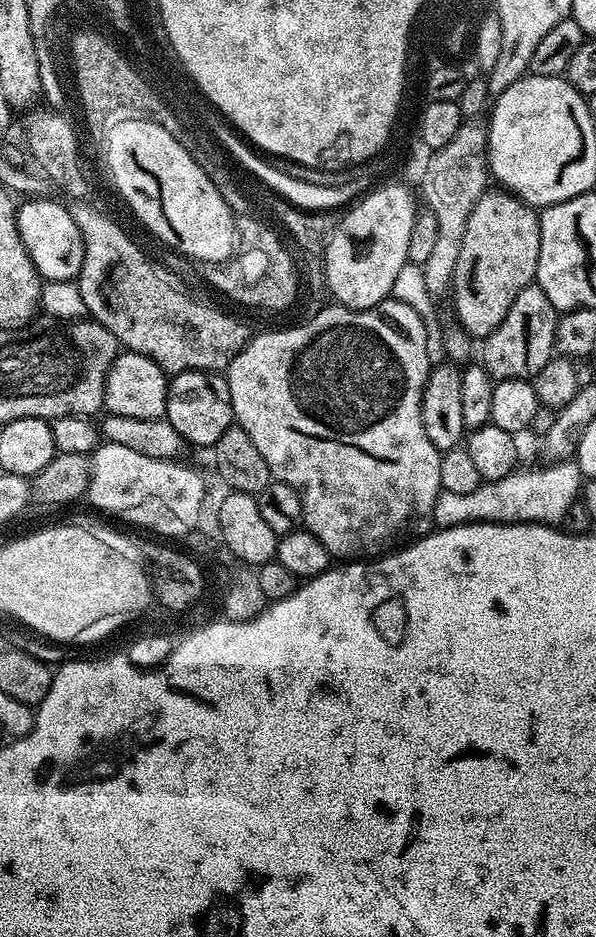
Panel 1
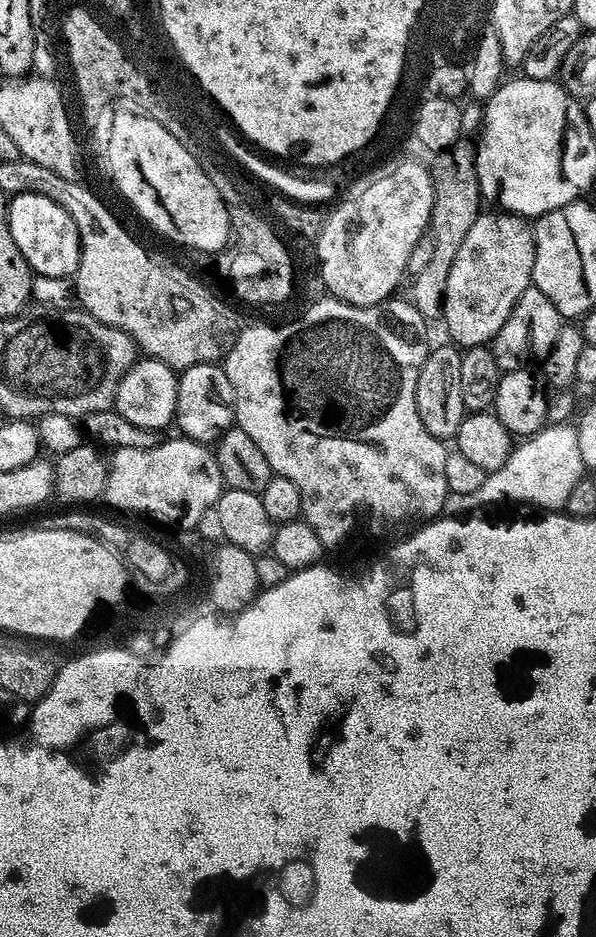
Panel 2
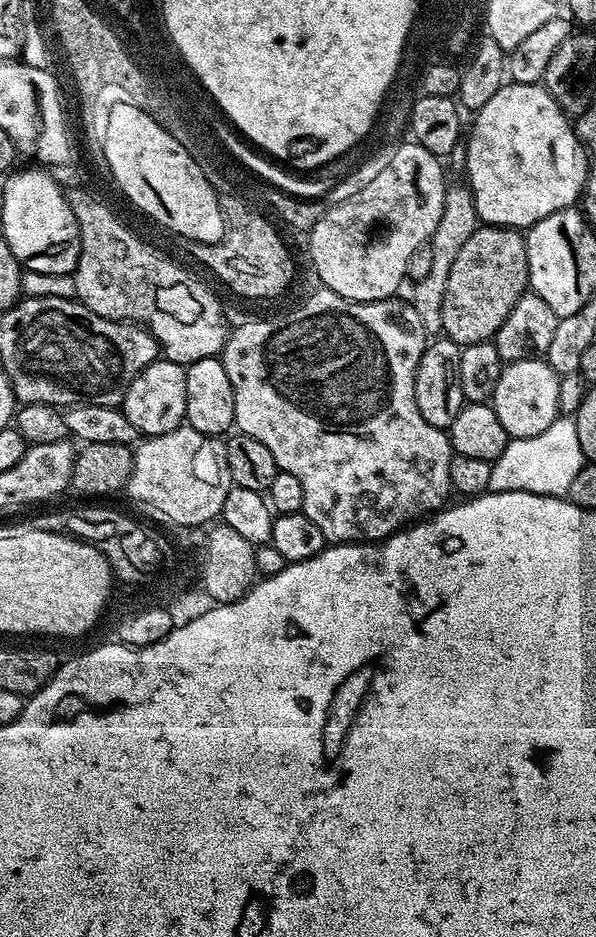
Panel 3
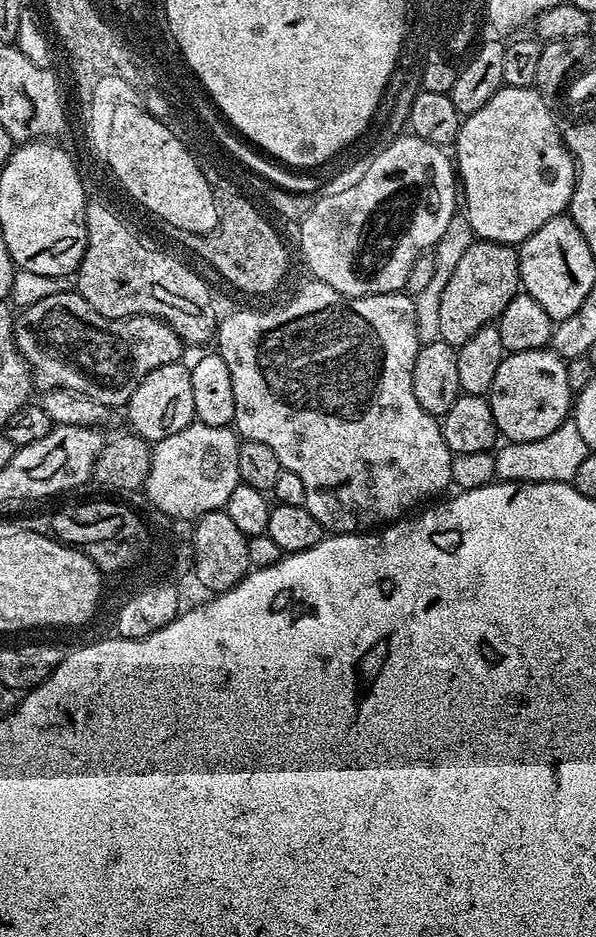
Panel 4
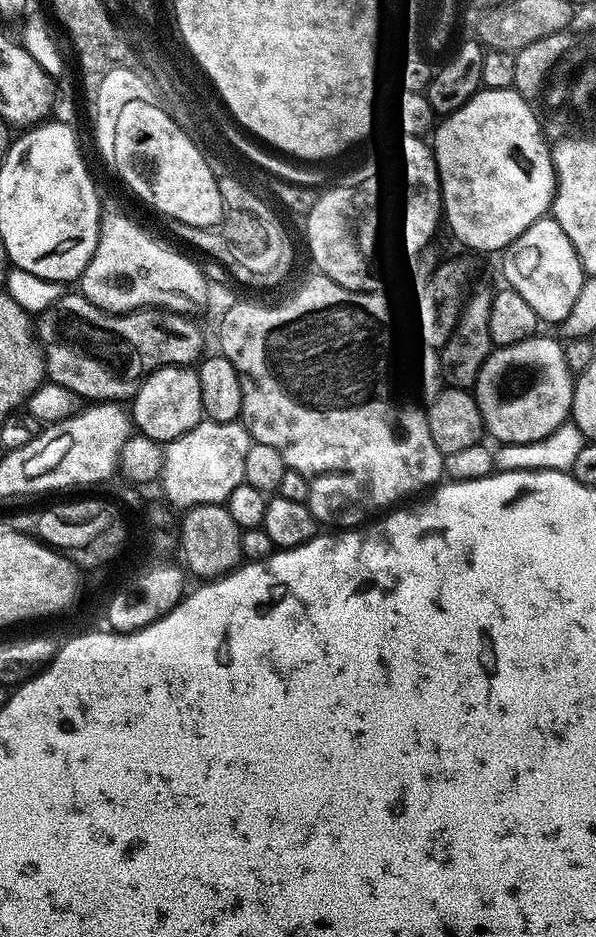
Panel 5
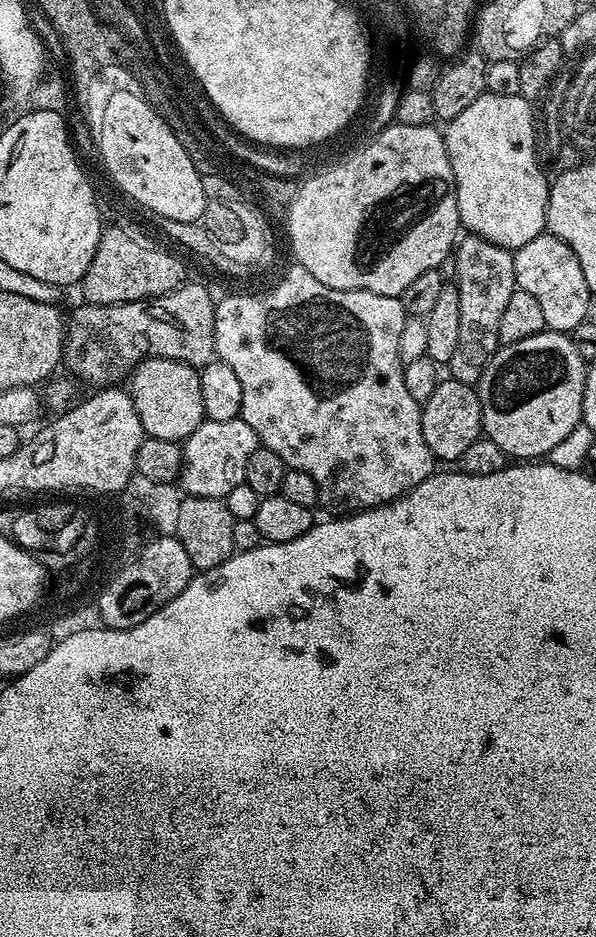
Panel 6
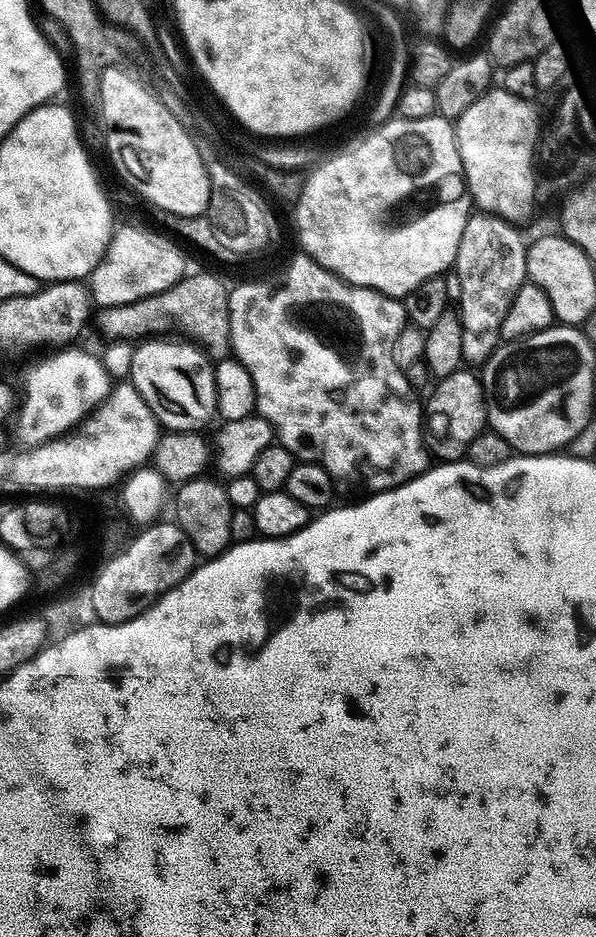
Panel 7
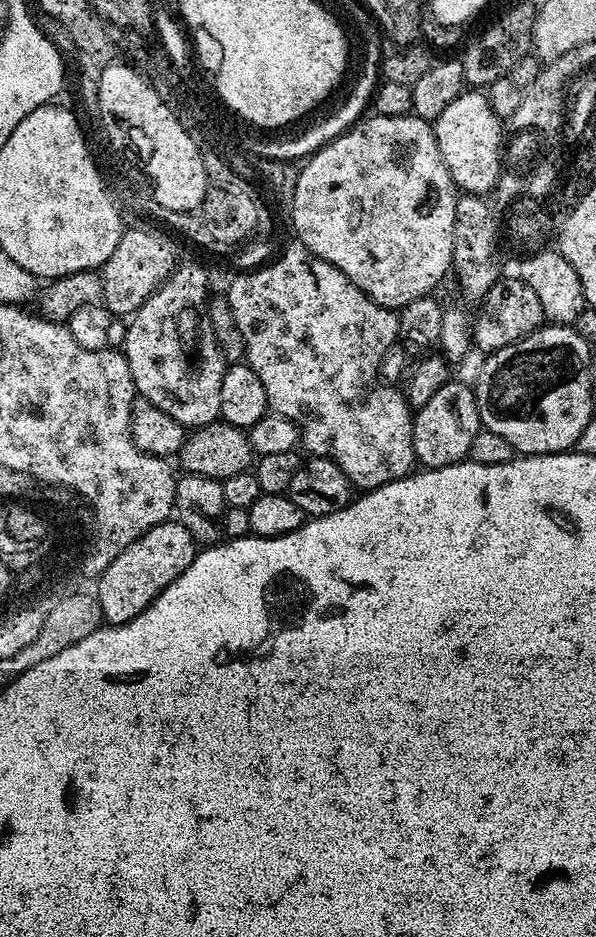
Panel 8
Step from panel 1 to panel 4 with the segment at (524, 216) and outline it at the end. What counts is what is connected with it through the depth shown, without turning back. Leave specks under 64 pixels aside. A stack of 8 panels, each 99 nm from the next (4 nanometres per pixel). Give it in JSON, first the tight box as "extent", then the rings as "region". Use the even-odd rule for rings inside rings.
{"extent":[438,239,520,349],"region":[[[477,239],[458,258],[458,266],[442,290],[442,302],[438,302],[438,330],[440,339],[456,349],[472,336],[491,325],[506,310],[520,282],[520,253],[513,245],[499,244],[493,240]]]}

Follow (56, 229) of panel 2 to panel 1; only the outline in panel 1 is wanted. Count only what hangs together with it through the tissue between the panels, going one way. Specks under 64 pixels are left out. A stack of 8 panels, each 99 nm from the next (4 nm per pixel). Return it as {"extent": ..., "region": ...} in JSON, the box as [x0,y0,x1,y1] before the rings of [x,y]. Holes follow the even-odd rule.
{"extent":[16,200,84,281],"region":[[[28,200],[19,205],[16,221],[22,242],[45,281],[75,281],[82,270],[84,243],[71,211],[52,200]]]}

